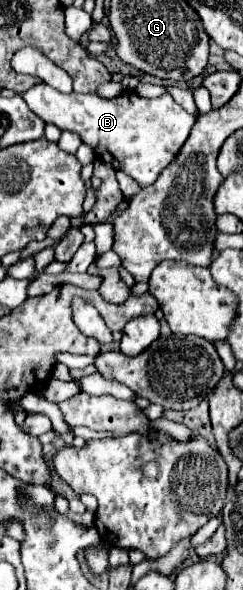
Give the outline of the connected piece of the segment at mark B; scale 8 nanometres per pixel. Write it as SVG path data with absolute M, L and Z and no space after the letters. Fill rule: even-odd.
M39 83L23 93L23 97L31 111L37 113L45 123L79 133L83 143L91 145L99 159L111 161L115 169L131 175L137 183L141 183L141 187L151 185L157 175L175 159L191 133L191 125L197 121L197 115L187 113L179 103L173 101L171 95L145 99L133 91L123 91L115 99L101 99L97 95L61 93L45 83Z

